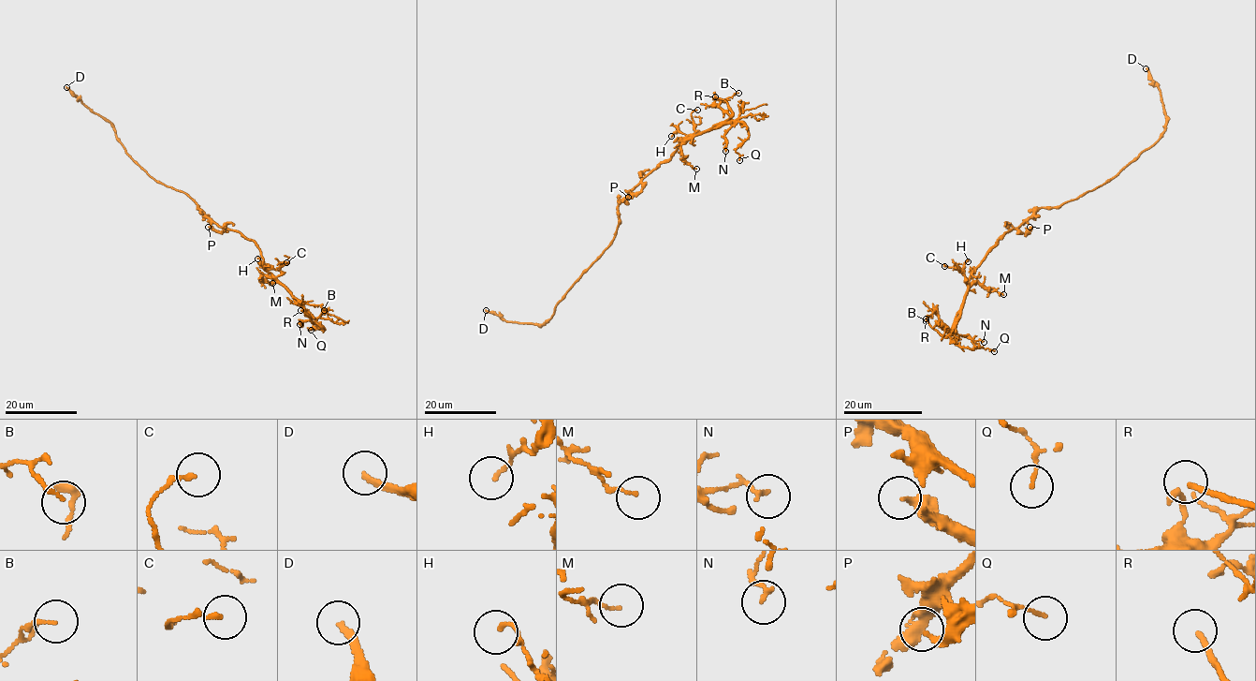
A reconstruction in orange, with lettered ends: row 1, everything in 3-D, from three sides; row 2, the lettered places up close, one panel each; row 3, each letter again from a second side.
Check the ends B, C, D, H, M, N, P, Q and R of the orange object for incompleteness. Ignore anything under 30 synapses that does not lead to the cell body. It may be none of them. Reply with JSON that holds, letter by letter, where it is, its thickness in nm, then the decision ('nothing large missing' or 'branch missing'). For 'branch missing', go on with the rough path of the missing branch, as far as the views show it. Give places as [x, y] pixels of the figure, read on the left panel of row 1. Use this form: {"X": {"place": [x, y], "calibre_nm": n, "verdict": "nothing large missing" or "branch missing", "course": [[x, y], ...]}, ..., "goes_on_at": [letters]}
{"B": {"place": [324, 310], "calibre_nm": 120, "verdict": "nothing large missing"}, "C": {"place": [286, 262], "calibre_nm": 140, "verdict": "nothing large missing"}, "D": {"place": [66, 87], "calibre_nm": 200, "verdict": "branch missing", "course": [[66, 87], [56, 74], [58, 81], [63, 82]]}, "H": {"place": [257, 259], "calibre_nm": 140, "verdict": "nothing large missing"}, "M": {"place": [272, 283], "calibre_nm": 110, "verdict": "nothing large missing"}, "N": {"place": [299, 324], "calibre_nm": 180, "verdict": "nothing large missing"}, "P": {"place": [208, 227], "calibre_nm": 280, "verdict": "nothing large missing"}, "Q": {"place": [311, 330], "calibre_nm": 110, "verdict": "nothing large missing"}, "R": {"place": [300, 310], "calibre_nm": 190, "verdict": "branch missing", "course": [[300, 310], [246, 261], [215, 229], [208, 214]]}, "goes_on_at": ["D", "R"]}

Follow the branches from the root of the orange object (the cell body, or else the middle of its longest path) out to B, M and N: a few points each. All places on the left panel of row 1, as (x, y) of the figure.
B: (199, 209), (218, 226), (236, 229), (255, 243), (268, 271), (309, 318), (304, 303), (324, 310)
M: (199, 209), (218, 226), (236, 229), (255, 243), (263, 264), (273, 277), (264, 275), (262, 279), (272, 283)
N: (199, 209), (218, 226), (236, 229), (255, 243), (268, 271), (309, 315), (310, 319), (299, 324)

